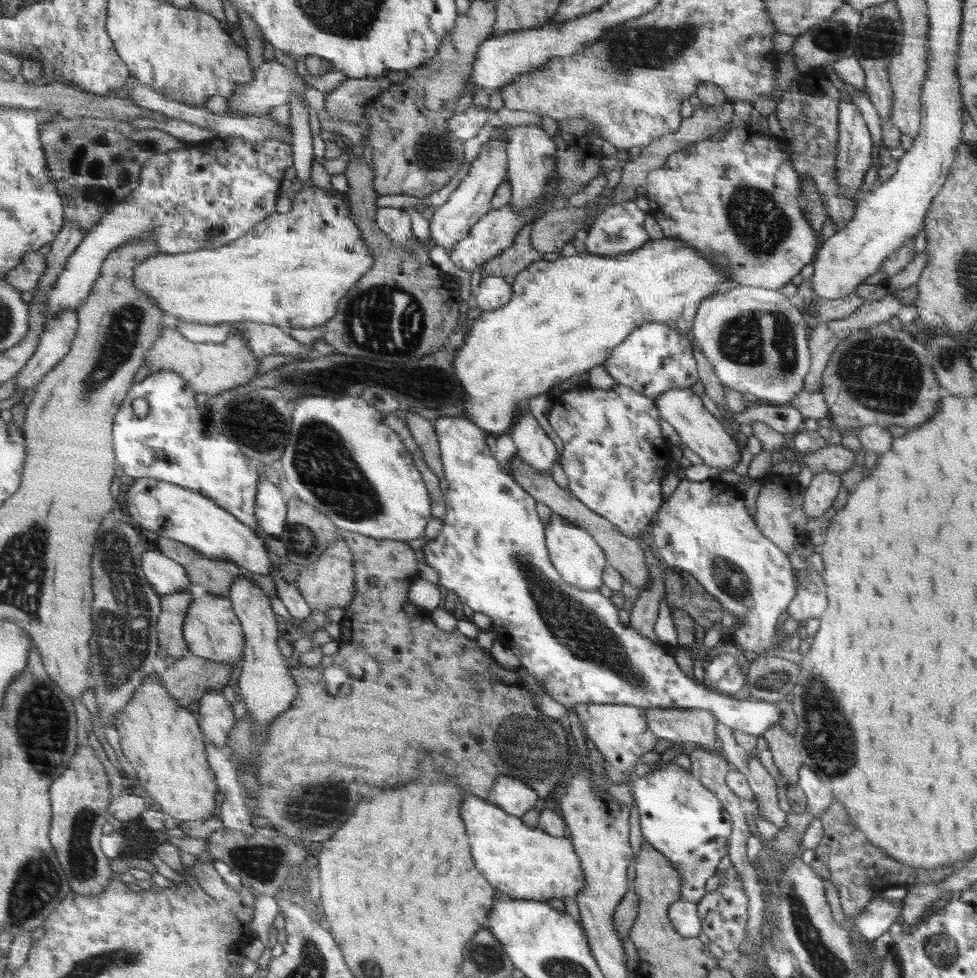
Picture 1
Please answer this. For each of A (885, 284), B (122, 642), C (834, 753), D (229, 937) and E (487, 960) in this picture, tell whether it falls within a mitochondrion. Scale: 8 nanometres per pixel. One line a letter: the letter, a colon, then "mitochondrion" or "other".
A: other
B: mitochondrion
C: mitochondrion
D: other
E: mitochondrion

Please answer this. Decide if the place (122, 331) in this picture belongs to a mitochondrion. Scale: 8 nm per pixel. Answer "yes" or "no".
yes

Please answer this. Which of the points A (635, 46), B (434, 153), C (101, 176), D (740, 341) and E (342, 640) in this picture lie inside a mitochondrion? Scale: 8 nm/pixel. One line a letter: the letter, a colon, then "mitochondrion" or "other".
A: mitochondrion
B: mitochondrion
C: mitochondrion
D: mitochondrion
E: other

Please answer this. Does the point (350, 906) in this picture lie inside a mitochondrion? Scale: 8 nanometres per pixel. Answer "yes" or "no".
no

